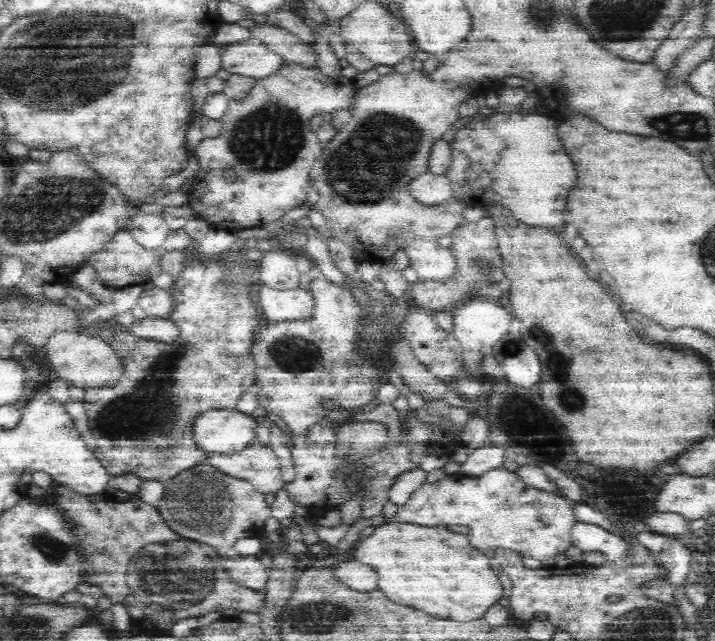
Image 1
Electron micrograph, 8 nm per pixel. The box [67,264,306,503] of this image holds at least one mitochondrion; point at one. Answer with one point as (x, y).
(125, 414)

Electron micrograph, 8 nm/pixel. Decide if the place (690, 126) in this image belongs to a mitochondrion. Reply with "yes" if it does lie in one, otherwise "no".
yes

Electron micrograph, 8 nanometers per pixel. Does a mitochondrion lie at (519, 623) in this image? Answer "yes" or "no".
no

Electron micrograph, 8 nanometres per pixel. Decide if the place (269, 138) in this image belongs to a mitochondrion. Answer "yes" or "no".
yes

